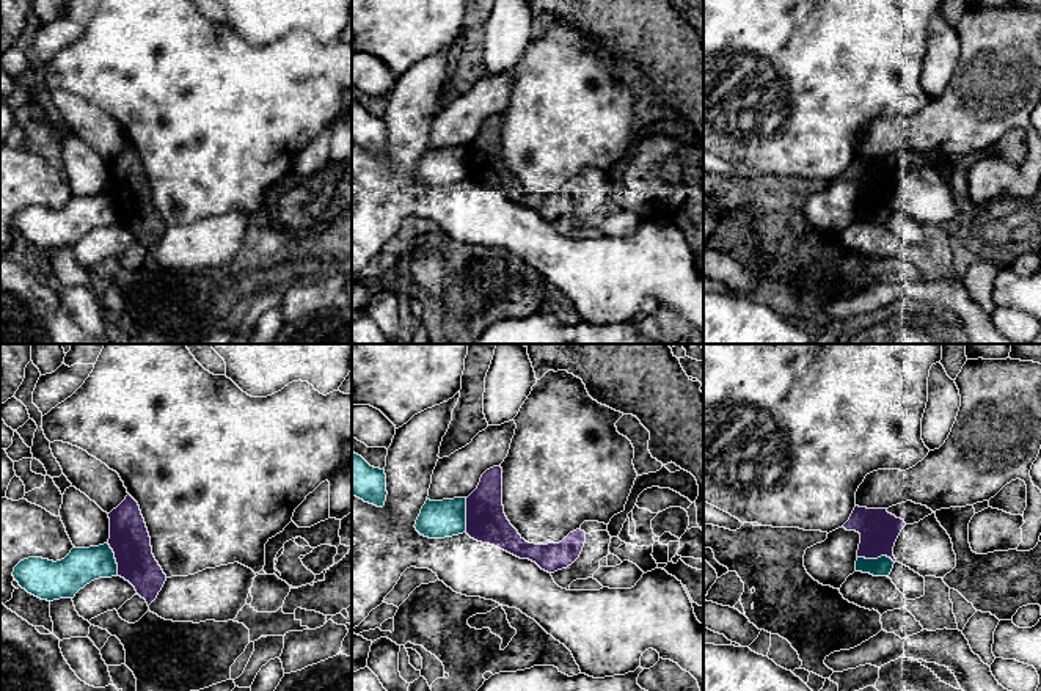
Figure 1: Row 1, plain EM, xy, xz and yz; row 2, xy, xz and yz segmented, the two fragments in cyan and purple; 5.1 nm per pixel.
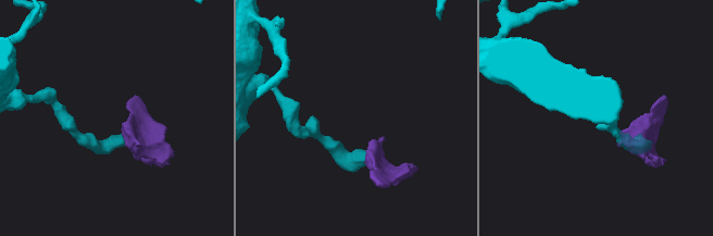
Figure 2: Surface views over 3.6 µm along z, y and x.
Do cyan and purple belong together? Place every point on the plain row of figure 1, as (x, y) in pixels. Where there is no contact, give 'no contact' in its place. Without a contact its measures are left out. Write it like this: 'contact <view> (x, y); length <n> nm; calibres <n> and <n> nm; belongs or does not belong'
contact yz (878, 206); length 190 nm; calibres 100 and 200 nm; does not belong

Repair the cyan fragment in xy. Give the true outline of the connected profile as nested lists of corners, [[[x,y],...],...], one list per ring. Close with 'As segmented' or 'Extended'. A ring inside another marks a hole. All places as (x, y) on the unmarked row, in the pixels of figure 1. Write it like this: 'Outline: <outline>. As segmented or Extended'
Outline: [[[108,192],[89,196],[74,195],[64,207],[57,210],[28,206],[13,220],[22,237],[47,250],[74,247],[91,229],[116,223],[118,212]]]. As segmented

